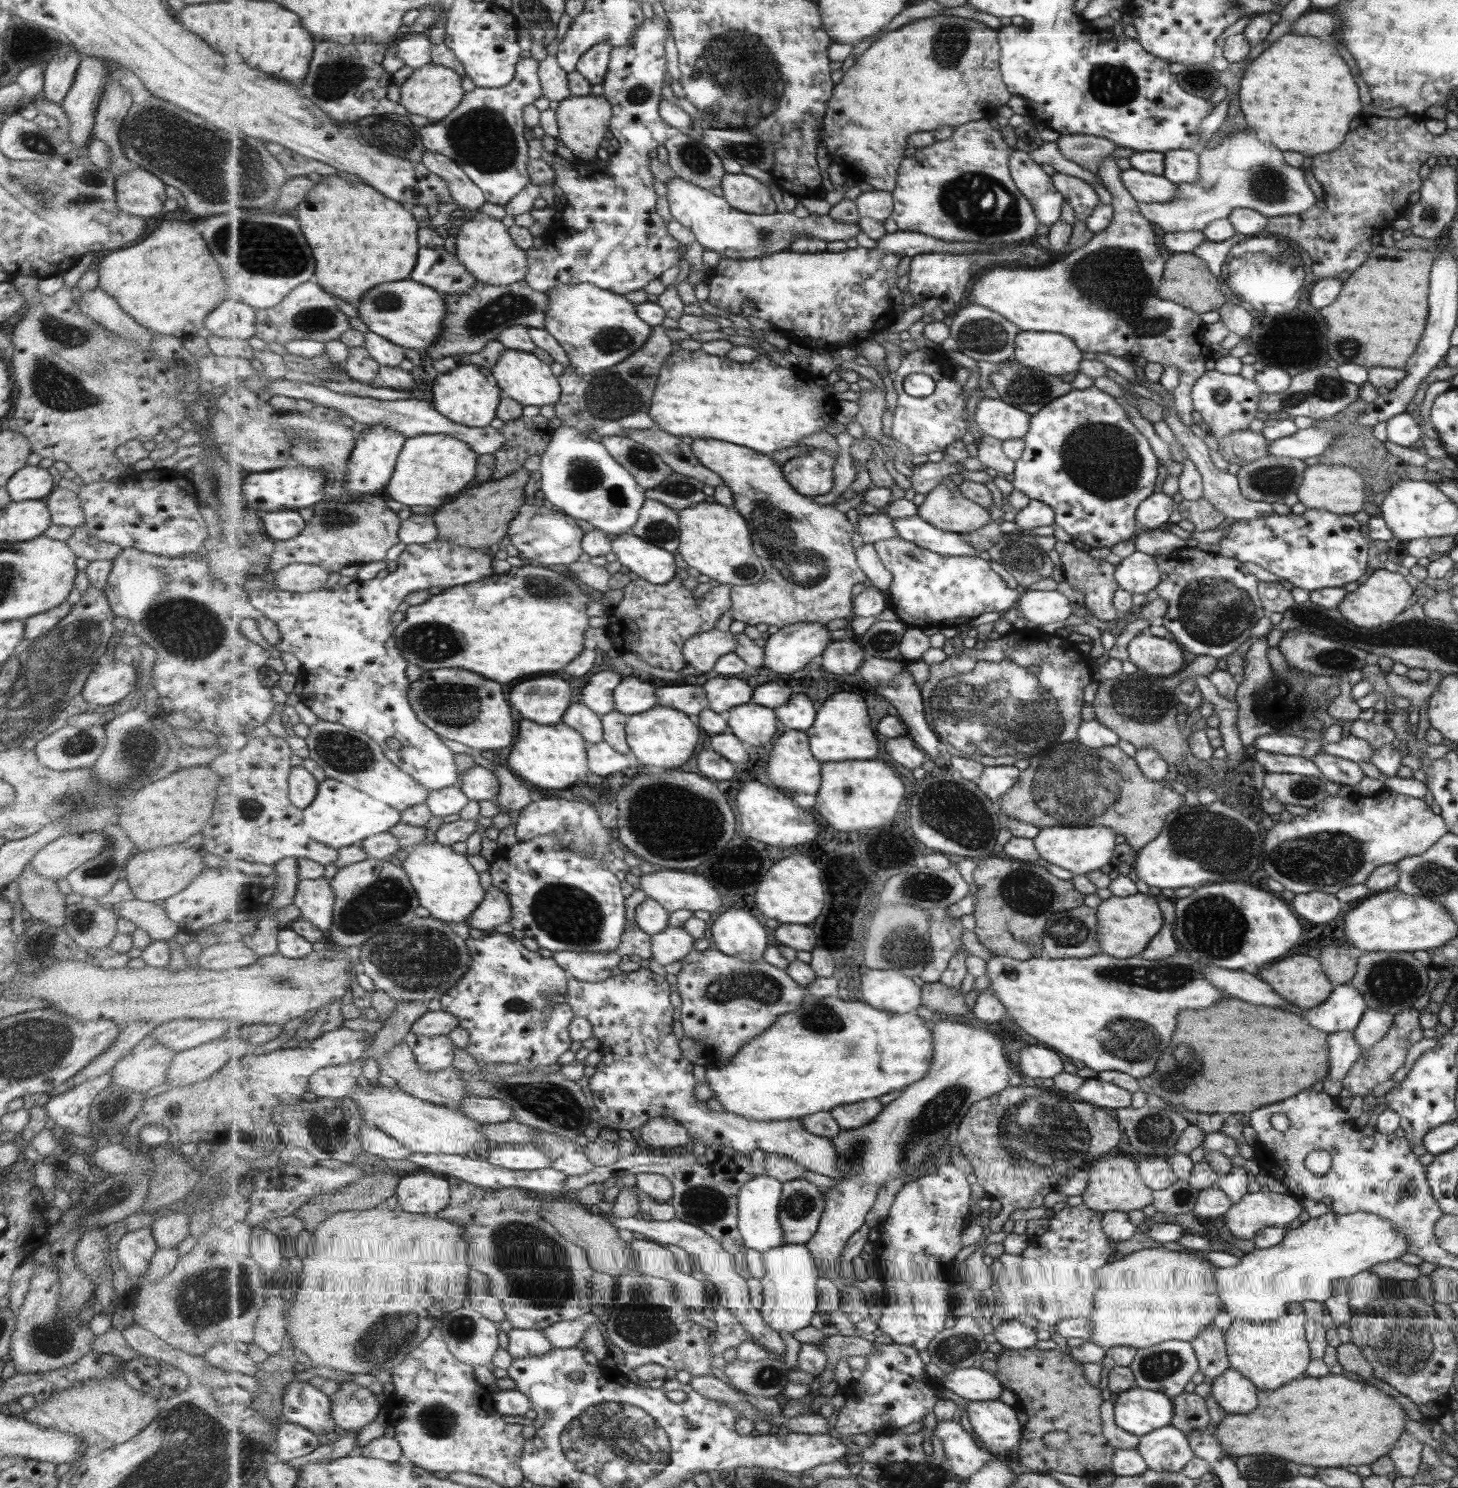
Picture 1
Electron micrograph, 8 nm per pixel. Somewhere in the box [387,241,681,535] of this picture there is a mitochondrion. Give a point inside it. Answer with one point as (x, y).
(485, 318)

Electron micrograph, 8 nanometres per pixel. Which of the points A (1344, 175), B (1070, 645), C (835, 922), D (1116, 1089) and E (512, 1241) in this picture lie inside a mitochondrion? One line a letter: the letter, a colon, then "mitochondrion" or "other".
A: other
B: other
C: other
D: other
E: mitochondrion

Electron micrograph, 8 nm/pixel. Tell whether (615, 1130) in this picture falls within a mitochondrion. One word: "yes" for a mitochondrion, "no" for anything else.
no

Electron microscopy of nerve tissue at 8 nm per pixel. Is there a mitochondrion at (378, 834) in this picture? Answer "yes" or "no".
no

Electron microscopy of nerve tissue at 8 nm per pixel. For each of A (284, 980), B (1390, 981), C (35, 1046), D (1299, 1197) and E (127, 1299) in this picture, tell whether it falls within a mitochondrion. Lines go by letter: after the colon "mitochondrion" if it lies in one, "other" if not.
A: mitochondrion
B: mitochondrion
C: mitochondrion
D: other
E: other

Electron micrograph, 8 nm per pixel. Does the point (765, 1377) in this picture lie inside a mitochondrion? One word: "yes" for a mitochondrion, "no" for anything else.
yes

